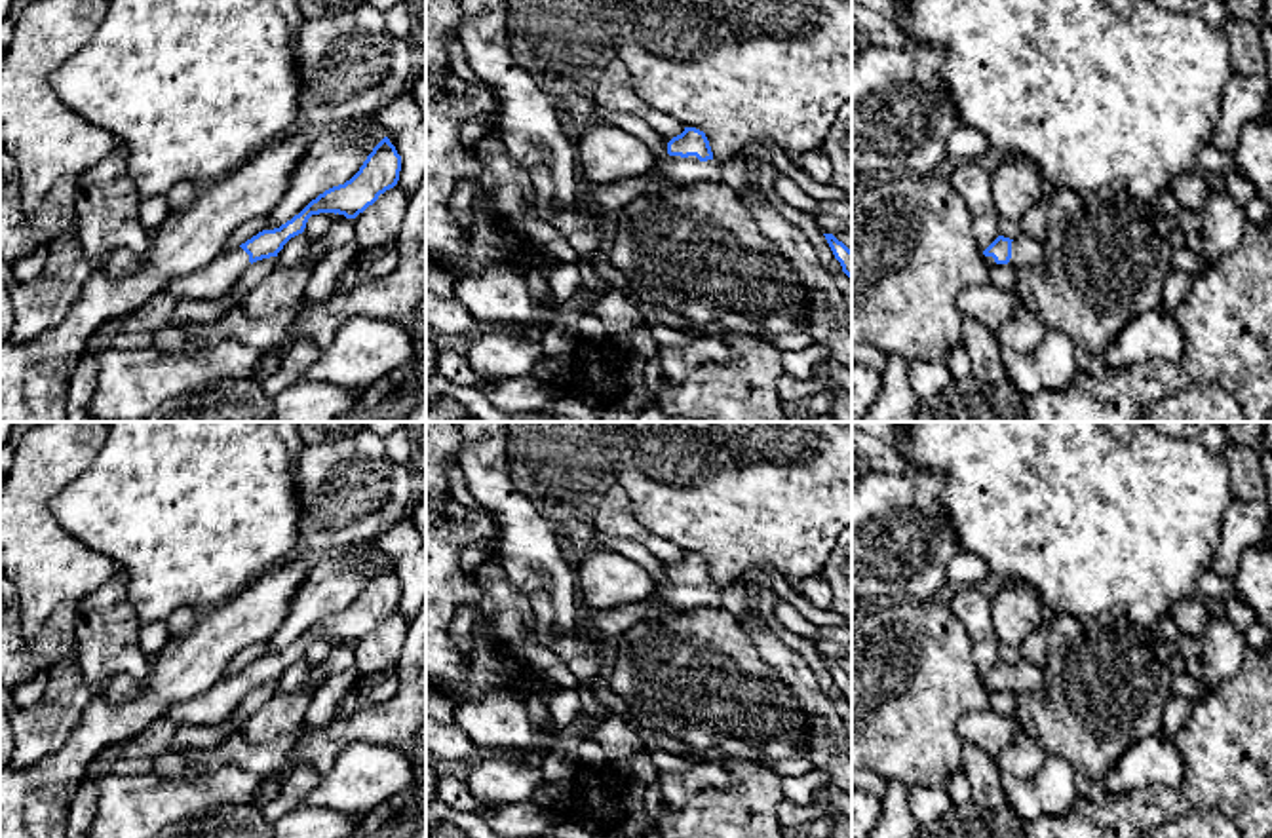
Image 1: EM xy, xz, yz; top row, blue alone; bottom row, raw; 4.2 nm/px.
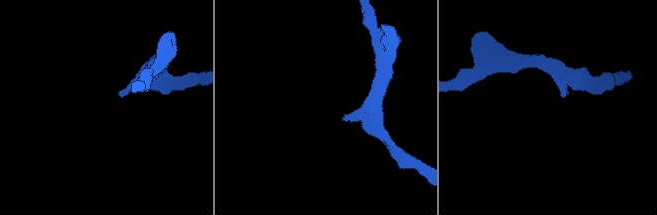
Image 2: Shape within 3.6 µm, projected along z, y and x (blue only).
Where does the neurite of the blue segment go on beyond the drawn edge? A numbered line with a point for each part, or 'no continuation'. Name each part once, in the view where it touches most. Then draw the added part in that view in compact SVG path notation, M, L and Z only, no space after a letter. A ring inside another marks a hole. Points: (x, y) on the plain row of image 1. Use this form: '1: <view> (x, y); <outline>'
1: xz (681, 597); M656 581L646 602L665 604L675 614L690 612L702 606L719 608L723 606L721 591L723 587L715 583L700 587L696 581Z

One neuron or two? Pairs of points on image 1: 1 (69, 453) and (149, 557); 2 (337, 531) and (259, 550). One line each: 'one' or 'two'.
1: two
2: two

